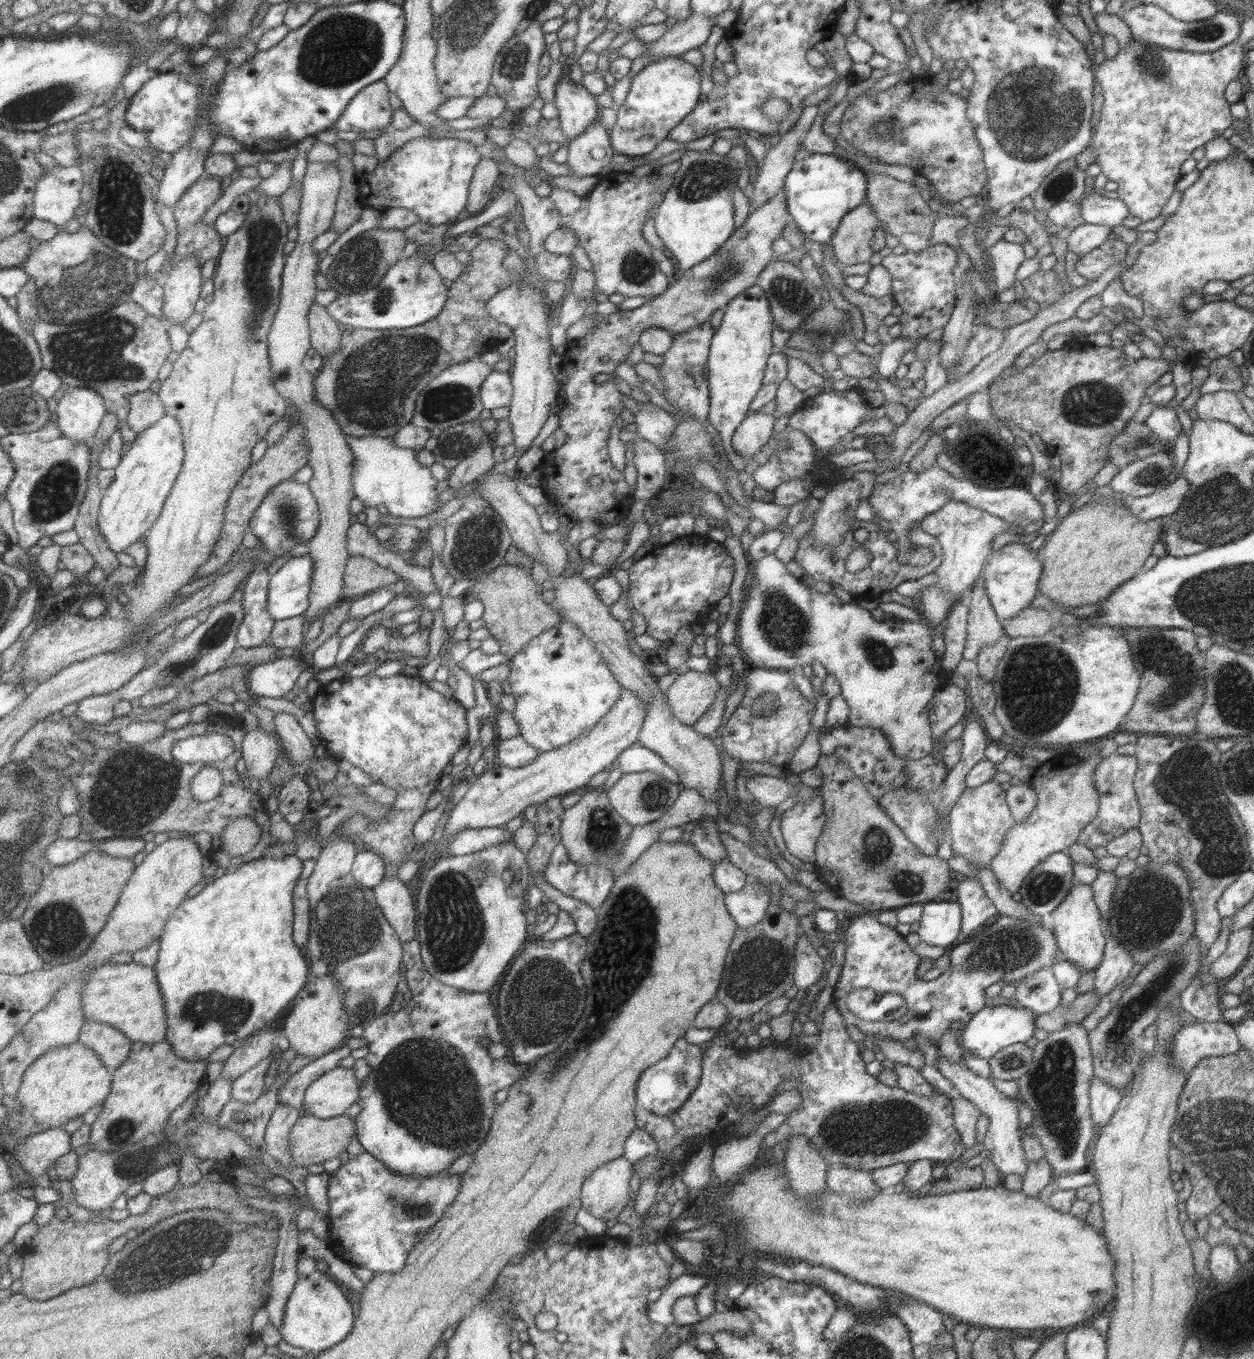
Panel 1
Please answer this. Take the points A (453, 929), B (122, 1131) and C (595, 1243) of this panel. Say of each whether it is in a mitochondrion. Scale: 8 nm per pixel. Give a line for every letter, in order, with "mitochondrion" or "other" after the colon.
A: mitochondrion
B: mitochondrion
C: other

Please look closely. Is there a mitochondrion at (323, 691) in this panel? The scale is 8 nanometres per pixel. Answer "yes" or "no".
no

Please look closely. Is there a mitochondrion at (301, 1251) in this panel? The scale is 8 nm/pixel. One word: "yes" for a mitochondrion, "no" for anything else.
no

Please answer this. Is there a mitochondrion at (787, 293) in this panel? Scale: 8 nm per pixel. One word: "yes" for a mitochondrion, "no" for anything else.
yes

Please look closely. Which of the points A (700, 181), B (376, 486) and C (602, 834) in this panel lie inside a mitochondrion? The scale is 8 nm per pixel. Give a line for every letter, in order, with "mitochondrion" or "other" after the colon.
A: mitochondrion
B: other
C: mitochondrion

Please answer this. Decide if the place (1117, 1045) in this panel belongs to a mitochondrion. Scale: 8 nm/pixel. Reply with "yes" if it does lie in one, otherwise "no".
yes

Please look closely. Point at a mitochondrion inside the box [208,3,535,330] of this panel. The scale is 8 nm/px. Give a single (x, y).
(338, 50)

